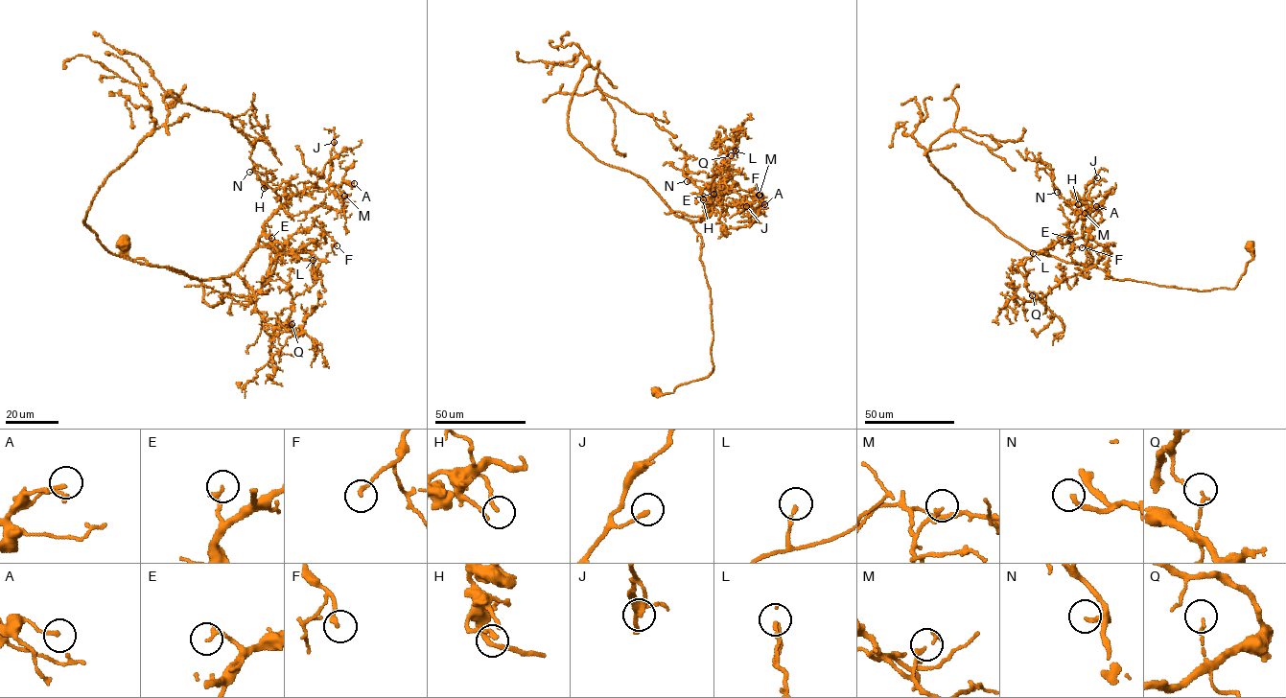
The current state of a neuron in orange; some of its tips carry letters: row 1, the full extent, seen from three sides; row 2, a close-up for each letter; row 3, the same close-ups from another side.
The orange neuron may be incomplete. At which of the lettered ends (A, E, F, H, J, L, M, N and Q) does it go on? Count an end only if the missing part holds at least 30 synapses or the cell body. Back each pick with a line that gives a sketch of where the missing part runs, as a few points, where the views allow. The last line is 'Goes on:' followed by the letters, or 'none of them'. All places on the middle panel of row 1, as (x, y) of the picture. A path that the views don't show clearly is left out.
N: Course of what is missing: (687, 181), (667, 164), (652, 165), (643, 159), (642, 166), (635, 168)
Goes on: N

